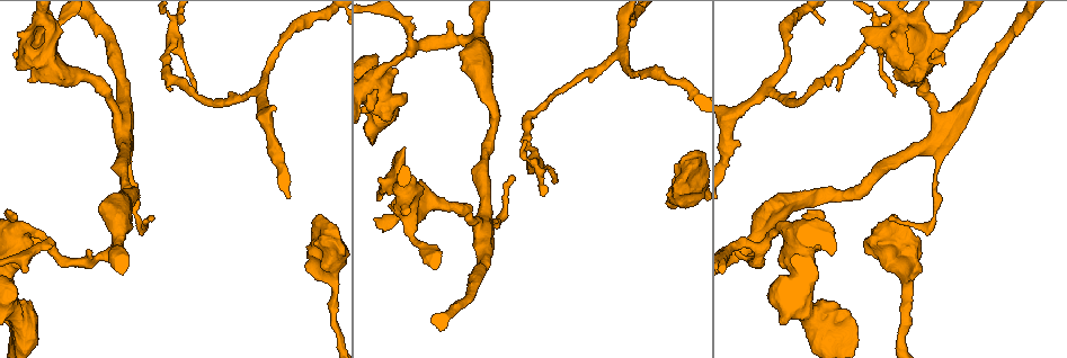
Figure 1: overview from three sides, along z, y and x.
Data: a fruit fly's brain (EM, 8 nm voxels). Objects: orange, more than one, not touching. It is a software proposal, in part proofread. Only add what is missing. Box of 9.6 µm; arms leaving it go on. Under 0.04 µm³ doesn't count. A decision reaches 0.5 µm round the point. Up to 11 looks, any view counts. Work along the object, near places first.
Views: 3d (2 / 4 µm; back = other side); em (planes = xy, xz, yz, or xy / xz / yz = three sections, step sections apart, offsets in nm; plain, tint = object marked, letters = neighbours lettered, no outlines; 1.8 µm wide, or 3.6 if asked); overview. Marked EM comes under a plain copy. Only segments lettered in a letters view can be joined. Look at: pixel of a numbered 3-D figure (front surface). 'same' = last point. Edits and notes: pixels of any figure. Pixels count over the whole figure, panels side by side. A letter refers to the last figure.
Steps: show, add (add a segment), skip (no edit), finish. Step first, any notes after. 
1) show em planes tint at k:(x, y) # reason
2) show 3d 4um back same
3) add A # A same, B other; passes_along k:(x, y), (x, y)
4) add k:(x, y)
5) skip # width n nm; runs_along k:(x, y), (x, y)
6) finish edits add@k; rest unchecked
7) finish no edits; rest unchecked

show 3d 2um at 1:(894, 94) # tapers out

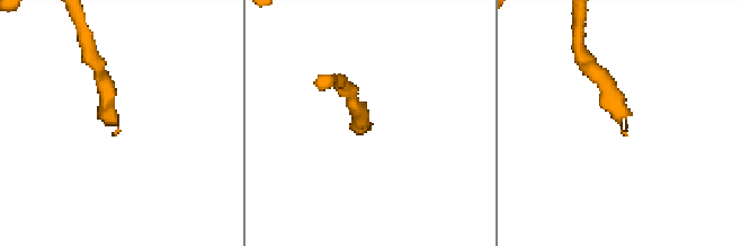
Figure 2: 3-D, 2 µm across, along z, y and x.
show em planes letters at 2:(625, 135) # now the EM

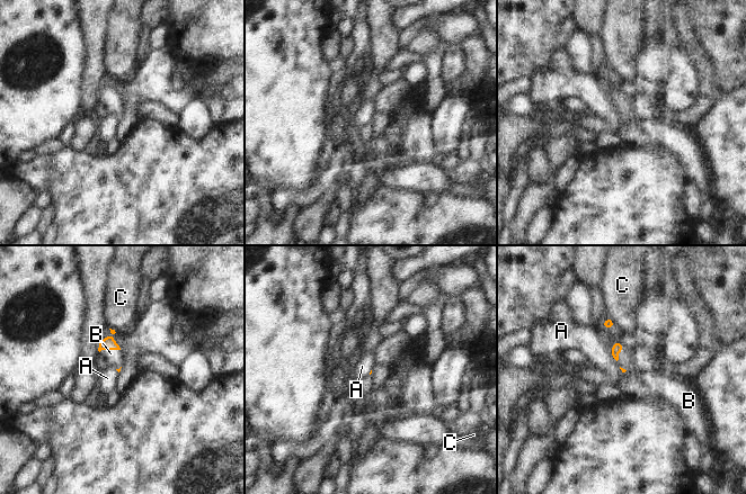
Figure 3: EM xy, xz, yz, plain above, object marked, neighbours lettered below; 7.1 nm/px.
add B # A other, B same, C other; passes_along 3:(108, 343), (109, 349), (114, 358); the neuron continues

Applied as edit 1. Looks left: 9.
show overview # see it whole again

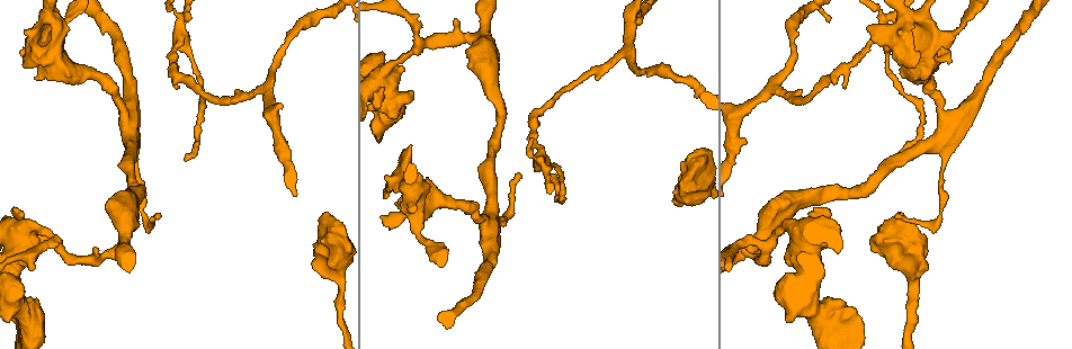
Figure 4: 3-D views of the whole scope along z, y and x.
show em 3.6um planes letters at 4:(946, 159) # thick turns thin

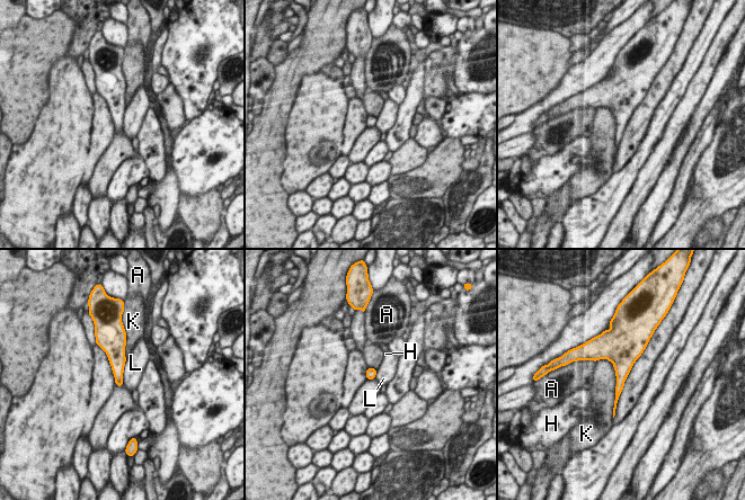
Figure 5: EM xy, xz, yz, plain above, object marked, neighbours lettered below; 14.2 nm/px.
skip # A other, H other, K other, L other; none of them fits

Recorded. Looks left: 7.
show 3d 4um at 4:(177, 32) # four or more arms meet

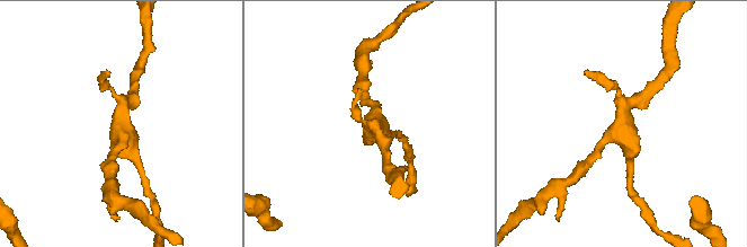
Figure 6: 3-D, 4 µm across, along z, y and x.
show em planes letters at 6:(624, 131)

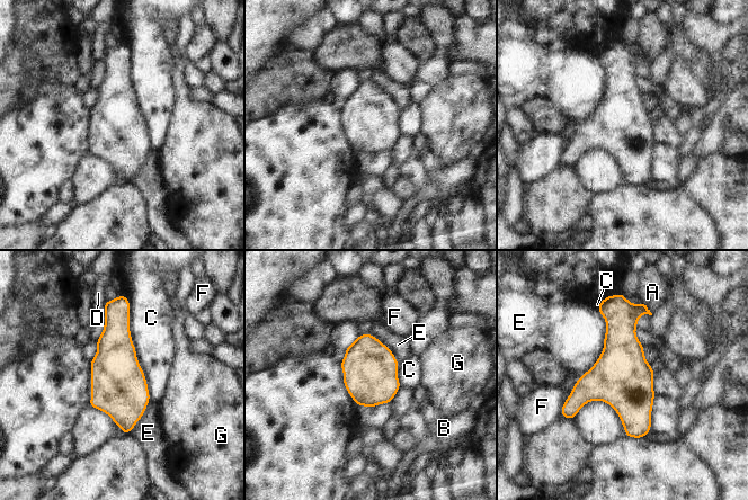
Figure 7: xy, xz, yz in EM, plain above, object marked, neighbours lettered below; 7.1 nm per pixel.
skip # A other, B other, C other, D other, E other, F other, G other; border 7:(127, 298), (128, 331), (150, 400); no lettered segment goes on from it

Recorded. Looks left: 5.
show 3d 2um at 4:(95, 249) # branch stops here

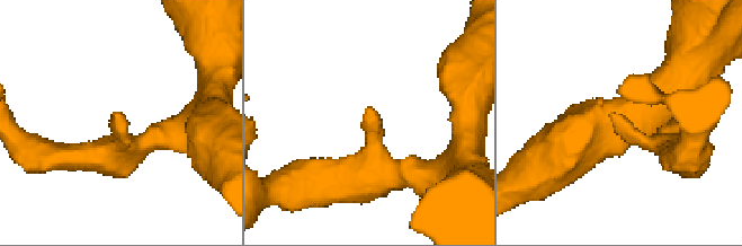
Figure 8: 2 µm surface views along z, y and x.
show em planes letters at 8:(116, 112)

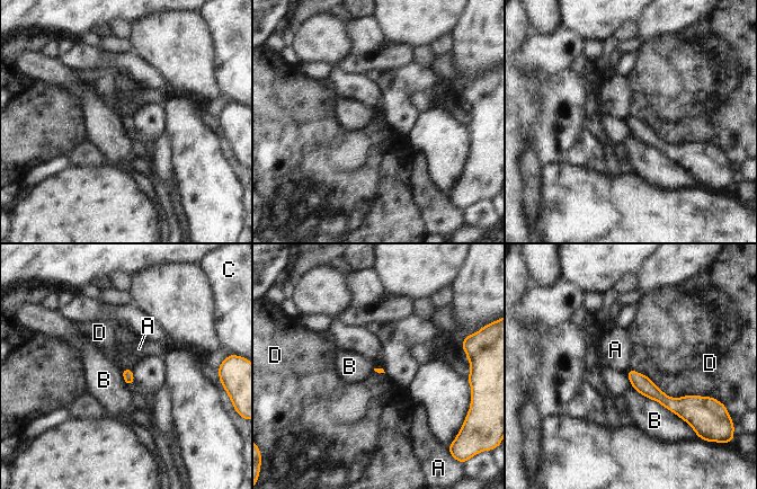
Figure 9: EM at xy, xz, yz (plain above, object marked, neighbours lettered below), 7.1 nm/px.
skip # longest_contact B 480 nm; A other, B other, C other, D other; runs_along 9:(630, 374), (666, 401), (688, 405); none of them fits

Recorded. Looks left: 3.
finish edits add@3; rest unchecked

